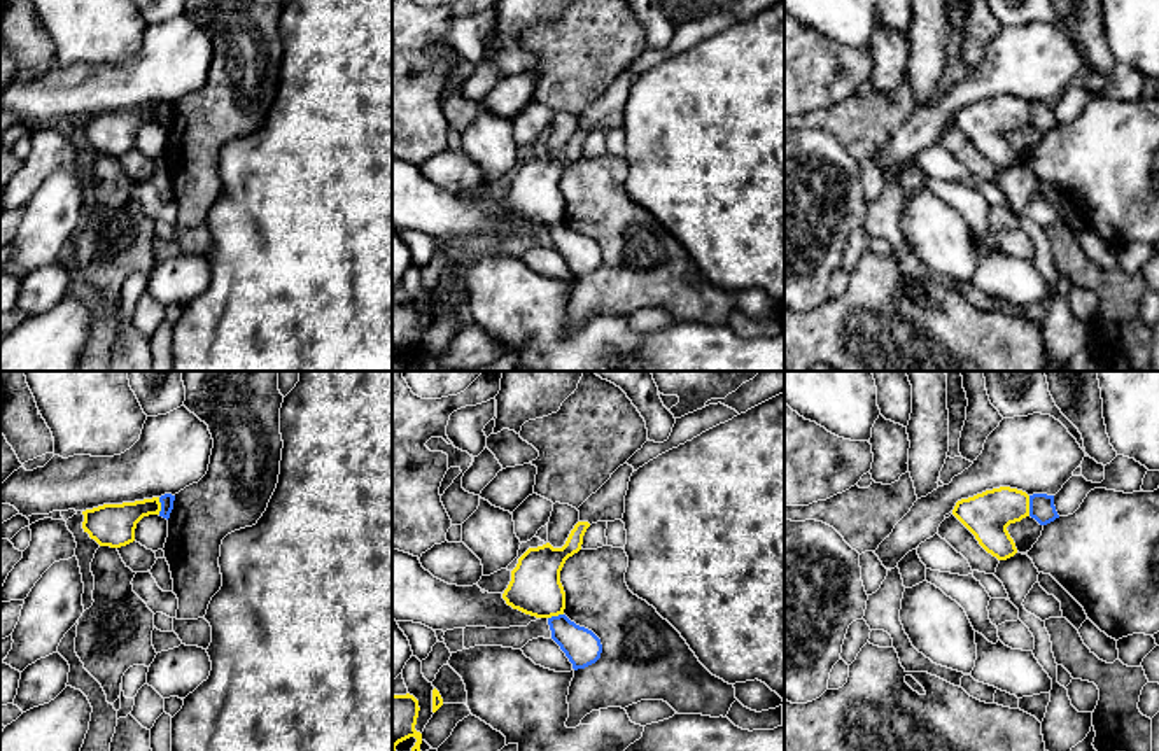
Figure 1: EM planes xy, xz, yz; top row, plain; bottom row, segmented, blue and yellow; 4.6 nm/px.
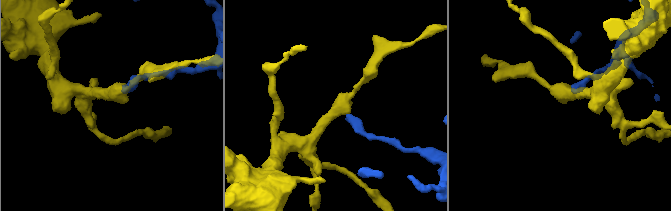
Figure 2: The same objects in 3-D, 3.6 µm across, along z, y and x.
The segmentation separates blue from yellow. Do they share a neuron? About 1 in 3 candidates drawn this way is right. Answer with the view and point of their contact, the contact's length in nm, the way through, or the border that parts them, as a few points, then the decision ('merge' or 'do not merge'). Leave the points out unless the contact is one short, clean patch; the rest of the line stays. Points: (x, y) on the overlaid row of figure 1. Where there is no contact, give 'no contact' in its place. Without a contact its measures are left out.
yz (1030, 506) | 100 nm | along yz (1028, 496), (1030, 515) | do not merge

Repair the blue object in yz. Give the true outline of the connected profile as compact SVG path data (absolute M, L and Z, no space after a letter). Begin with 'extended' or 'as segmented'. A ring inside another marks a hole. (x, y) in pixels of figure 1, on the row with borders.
as segmented; M1033 494L1029 495L1029 516L1035 518L1040 525L1047 525L1059 518L1054 495Z

